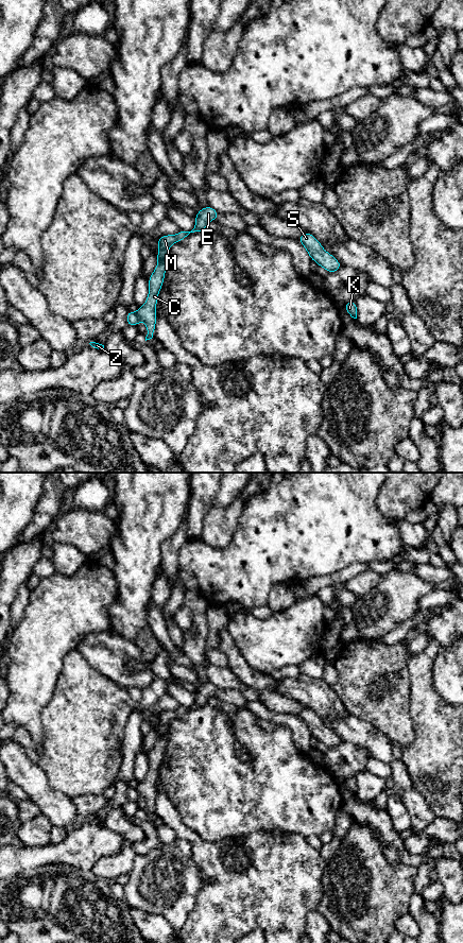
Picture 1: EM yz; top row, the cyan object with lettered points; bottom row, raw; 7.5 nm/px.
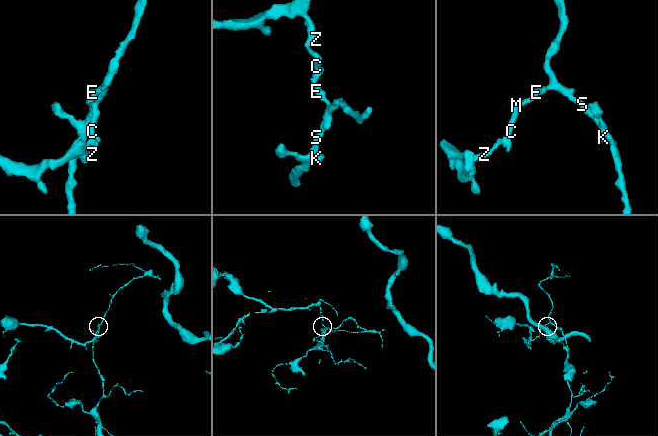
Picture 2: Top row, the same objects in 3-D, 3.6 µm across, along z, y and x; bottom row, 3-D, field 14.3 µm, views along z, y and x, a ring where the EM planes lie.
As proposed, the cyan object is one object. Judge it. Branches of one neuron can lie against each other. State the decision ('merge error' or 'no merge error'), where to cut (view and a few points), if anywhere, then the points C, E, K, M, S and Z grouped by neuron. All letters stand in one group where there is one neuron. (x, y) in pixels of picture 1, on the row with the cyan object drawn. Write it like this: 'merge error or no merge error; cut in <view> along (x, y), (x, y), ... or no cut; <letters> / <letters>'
merge error; cut in yz along (135, 313), (140, 320); C E K M S / Z

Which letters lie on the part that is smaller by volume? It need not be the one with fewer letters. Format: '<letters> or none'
Z

